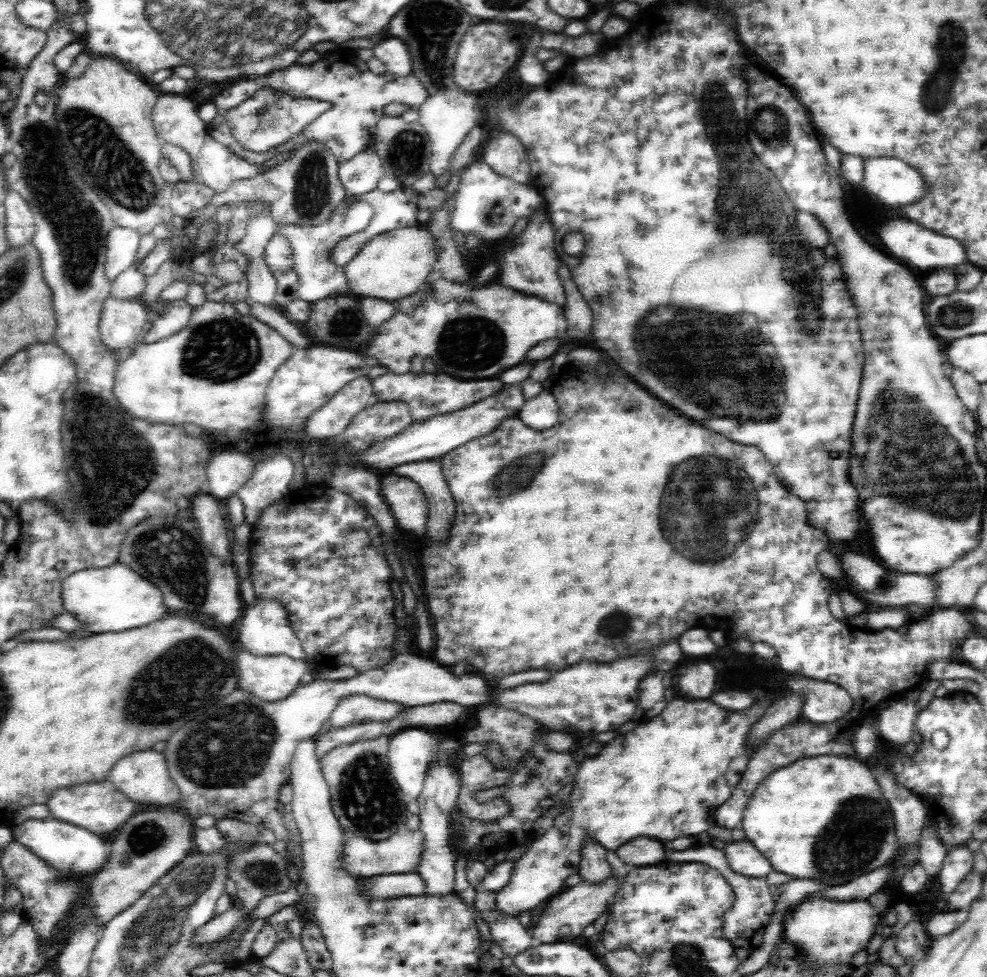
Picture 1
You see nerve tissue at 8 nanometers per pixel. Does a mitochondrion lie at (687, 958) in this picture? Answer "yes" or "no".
yes

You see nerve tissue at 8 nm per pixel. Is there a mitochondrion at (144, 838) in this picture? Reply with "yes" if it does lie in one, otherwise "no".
yes

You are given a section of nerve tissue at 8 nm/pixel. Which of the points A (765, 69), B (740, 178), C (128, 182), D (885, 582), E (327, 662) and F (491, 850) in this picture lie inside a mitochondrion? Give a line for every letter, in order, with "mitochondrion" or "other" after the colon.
A: other
B: mitochondrion
C: mitochondrion
D: mitochondrion
E: other
F: other

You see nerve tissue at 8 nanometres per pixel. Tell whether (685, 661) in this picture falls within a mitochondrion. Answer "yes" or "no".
no

